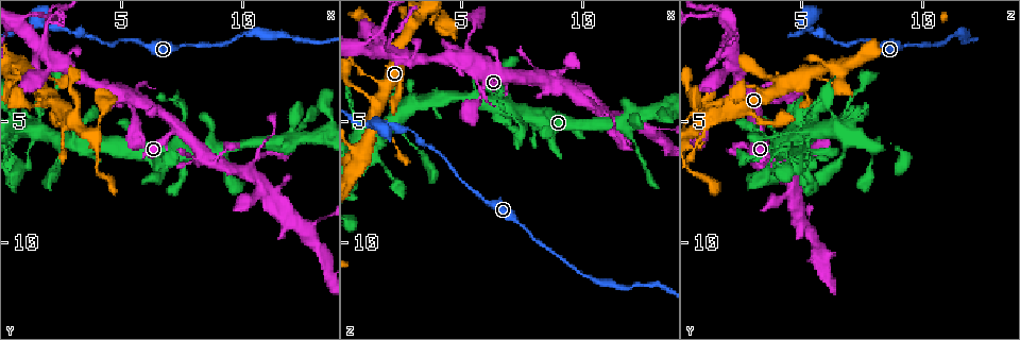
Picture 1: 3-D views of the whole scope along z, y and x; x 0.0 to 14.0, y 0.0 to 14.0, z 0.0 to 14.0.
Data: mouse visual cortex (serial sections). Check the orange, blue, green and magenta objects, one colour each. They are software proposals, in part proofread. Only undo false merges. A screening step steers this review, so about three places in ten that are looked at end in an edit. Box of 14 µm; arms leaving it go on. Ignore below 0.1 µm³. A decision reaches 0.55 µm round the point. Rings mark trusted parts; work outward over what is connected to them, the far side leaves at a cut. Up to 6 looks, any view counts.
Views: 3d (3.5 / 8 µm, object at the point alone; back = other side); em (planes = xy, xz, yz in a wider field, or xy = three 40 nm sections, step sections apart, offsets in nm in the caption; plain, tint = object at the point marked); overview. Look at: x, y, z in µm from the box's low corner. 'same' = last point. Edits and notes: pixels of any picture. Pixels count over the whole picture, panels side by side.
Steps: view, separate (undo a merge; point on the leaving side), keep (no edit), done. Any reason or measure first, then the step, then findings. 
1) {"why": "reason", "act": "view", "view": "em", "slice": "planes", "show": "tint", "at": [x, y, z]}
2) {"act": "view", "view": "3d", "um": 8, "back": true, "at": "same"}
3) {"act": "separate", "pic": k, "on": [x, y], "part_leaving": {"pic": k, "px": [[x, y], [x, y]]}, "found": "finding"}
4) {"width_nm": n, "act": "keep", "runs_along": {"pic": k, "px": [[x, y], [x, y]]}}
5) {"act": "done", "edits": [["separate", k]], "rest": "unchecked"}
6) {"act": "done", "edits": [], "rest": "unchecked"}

{"why": "thin arm on a thick one", "act": "view", "view": "3d", "um": 3.5, "at": [1.3, 5.1, 6.3]}

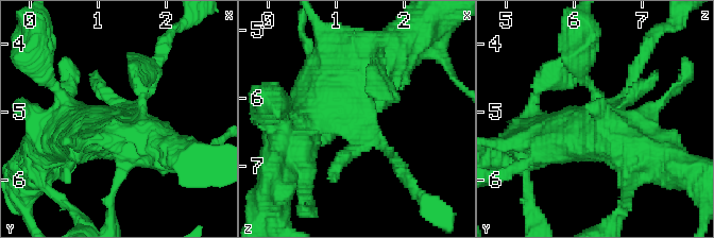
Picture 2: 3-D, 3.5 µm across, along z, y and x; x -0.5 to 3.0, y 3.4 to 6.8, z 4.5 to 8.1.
{"act": "view", "view": "em", "slice": "xy", "step": 1, "show": "tint", "at": "same"}

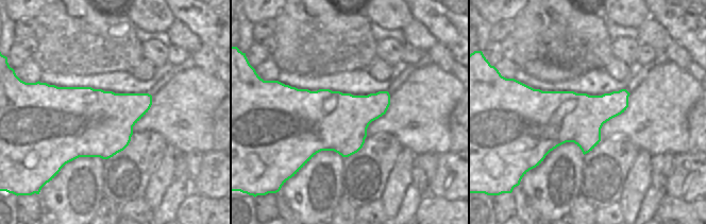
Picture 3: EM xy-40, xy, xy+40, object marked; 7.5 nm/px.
{"why": "another direction", "act": "view", "view": "em", "slice": "xy", "step": 3, "show": "tint", "at": "same"}

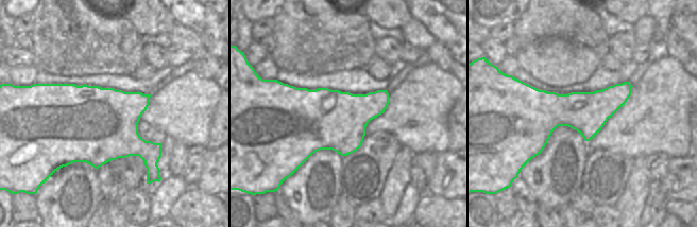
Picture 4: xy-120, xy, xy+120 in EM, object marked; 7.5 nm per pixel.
{"act": "keep", "runs_along": {"pic": 2, "px": [[387, 53], [289, 143]]}, "found": "one cell here"}

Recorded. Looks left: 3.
{"why": "branch point", "act": "view", "view": "3d", "um": 8, "at": [1.4, 1.5, 2.1]}

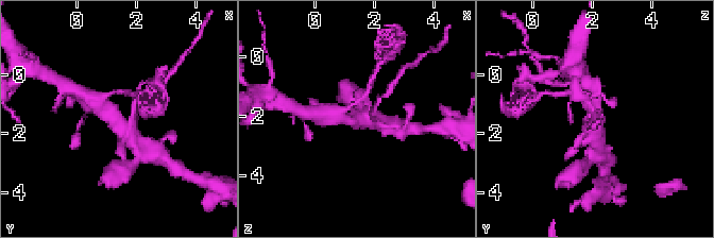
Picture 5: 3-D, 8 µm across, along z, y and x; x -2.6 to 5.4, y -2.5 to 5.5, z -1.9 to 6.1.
{"why": "need the tissue", "act": "view", "view": "em", "slice": "xy", "step": 5, "show": "tint", "at": [1.4, 1.6, 2.2]}

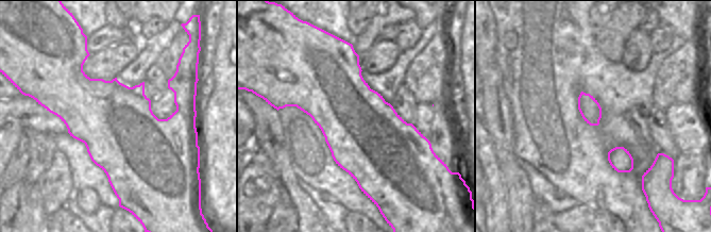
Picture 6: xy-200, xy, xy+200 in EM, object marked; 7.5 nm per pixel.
{"act": "separate", "pic": 5, "on": [376, 103], "found": "two cells meet here"}

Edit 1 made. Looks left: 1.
{"act": "done", "edits": [["separate", 5]], "rest": "unchecked"}

